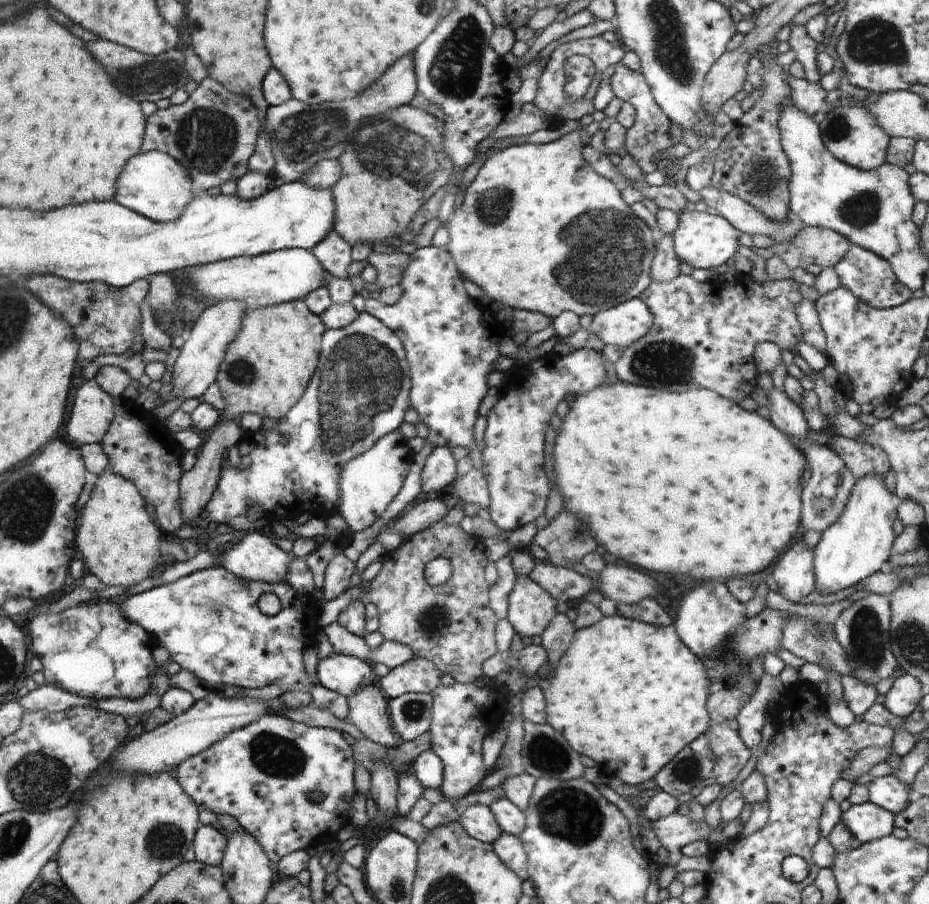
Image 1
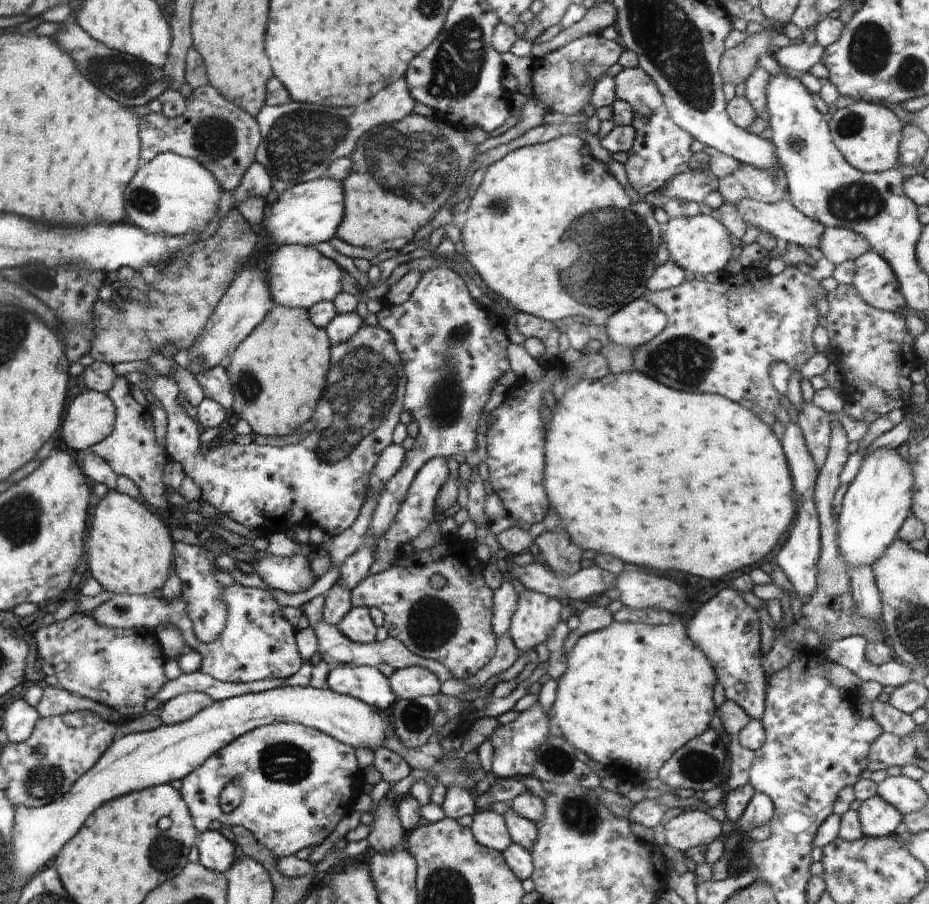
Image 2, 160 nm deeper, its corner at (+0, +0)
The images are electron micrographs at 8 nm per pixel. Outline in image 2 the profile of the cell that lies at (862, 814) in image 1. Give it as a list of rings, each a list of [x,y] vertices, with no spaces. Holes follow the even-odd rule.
[[[878,795],[862,801],[857,814],[862,833],[866,837],[880,838],[895,835],[896,828],[902,823],[900,812]]]

